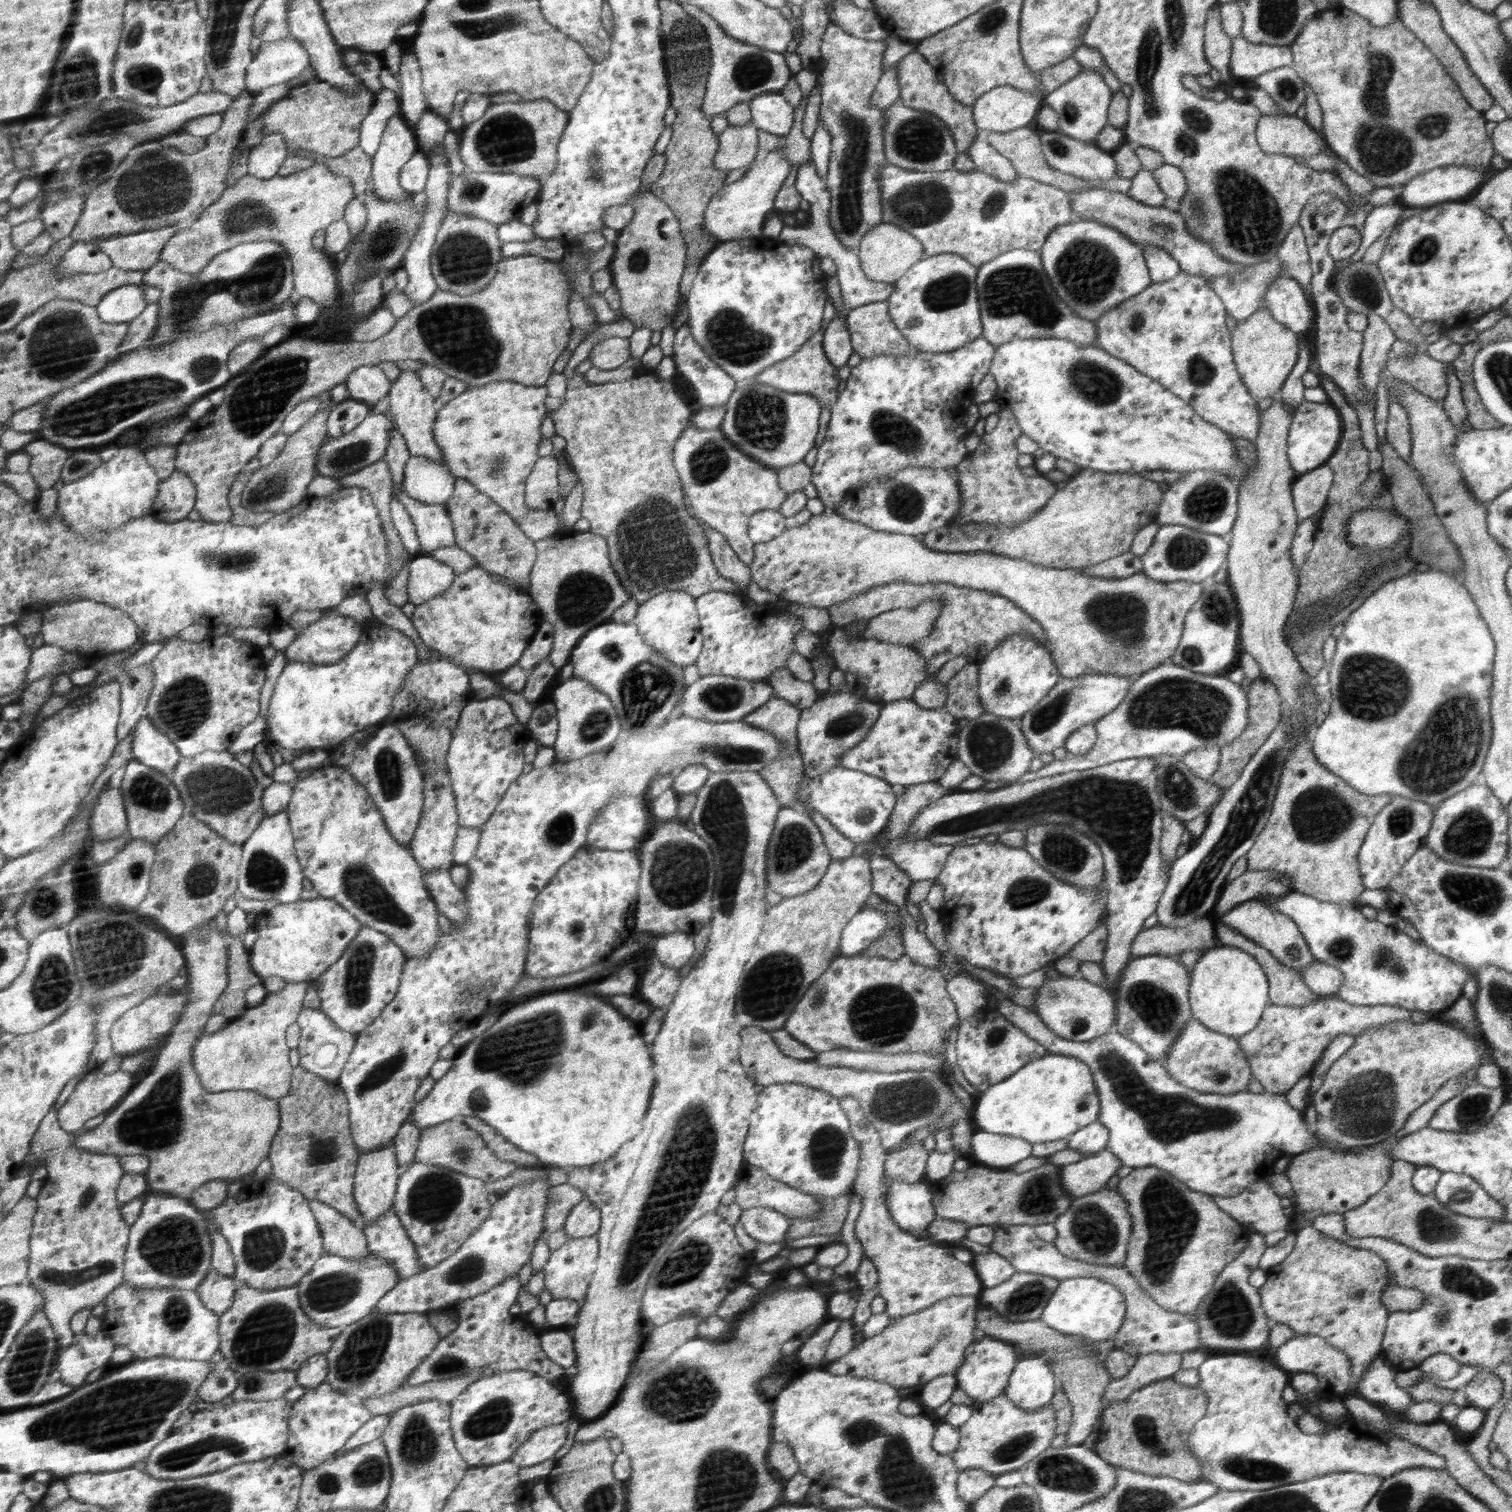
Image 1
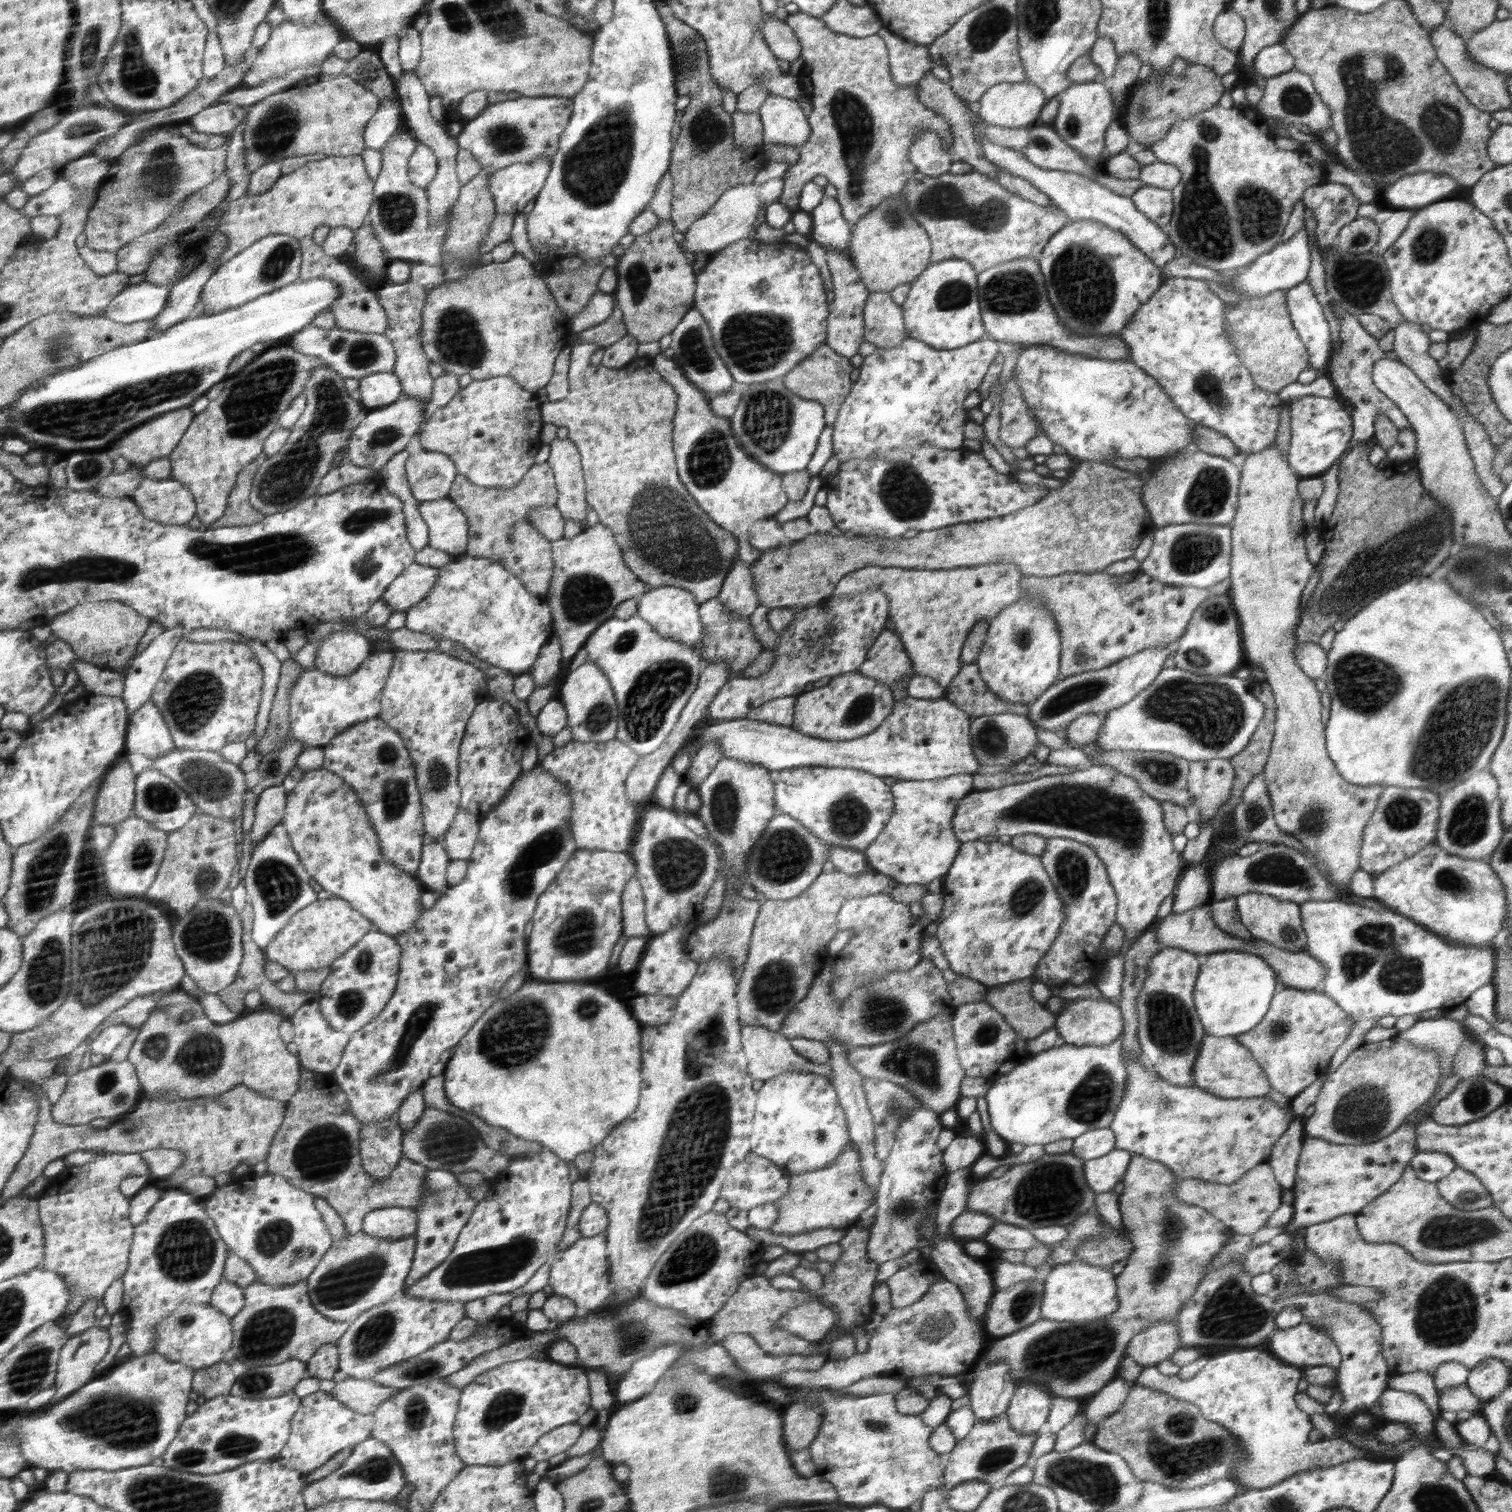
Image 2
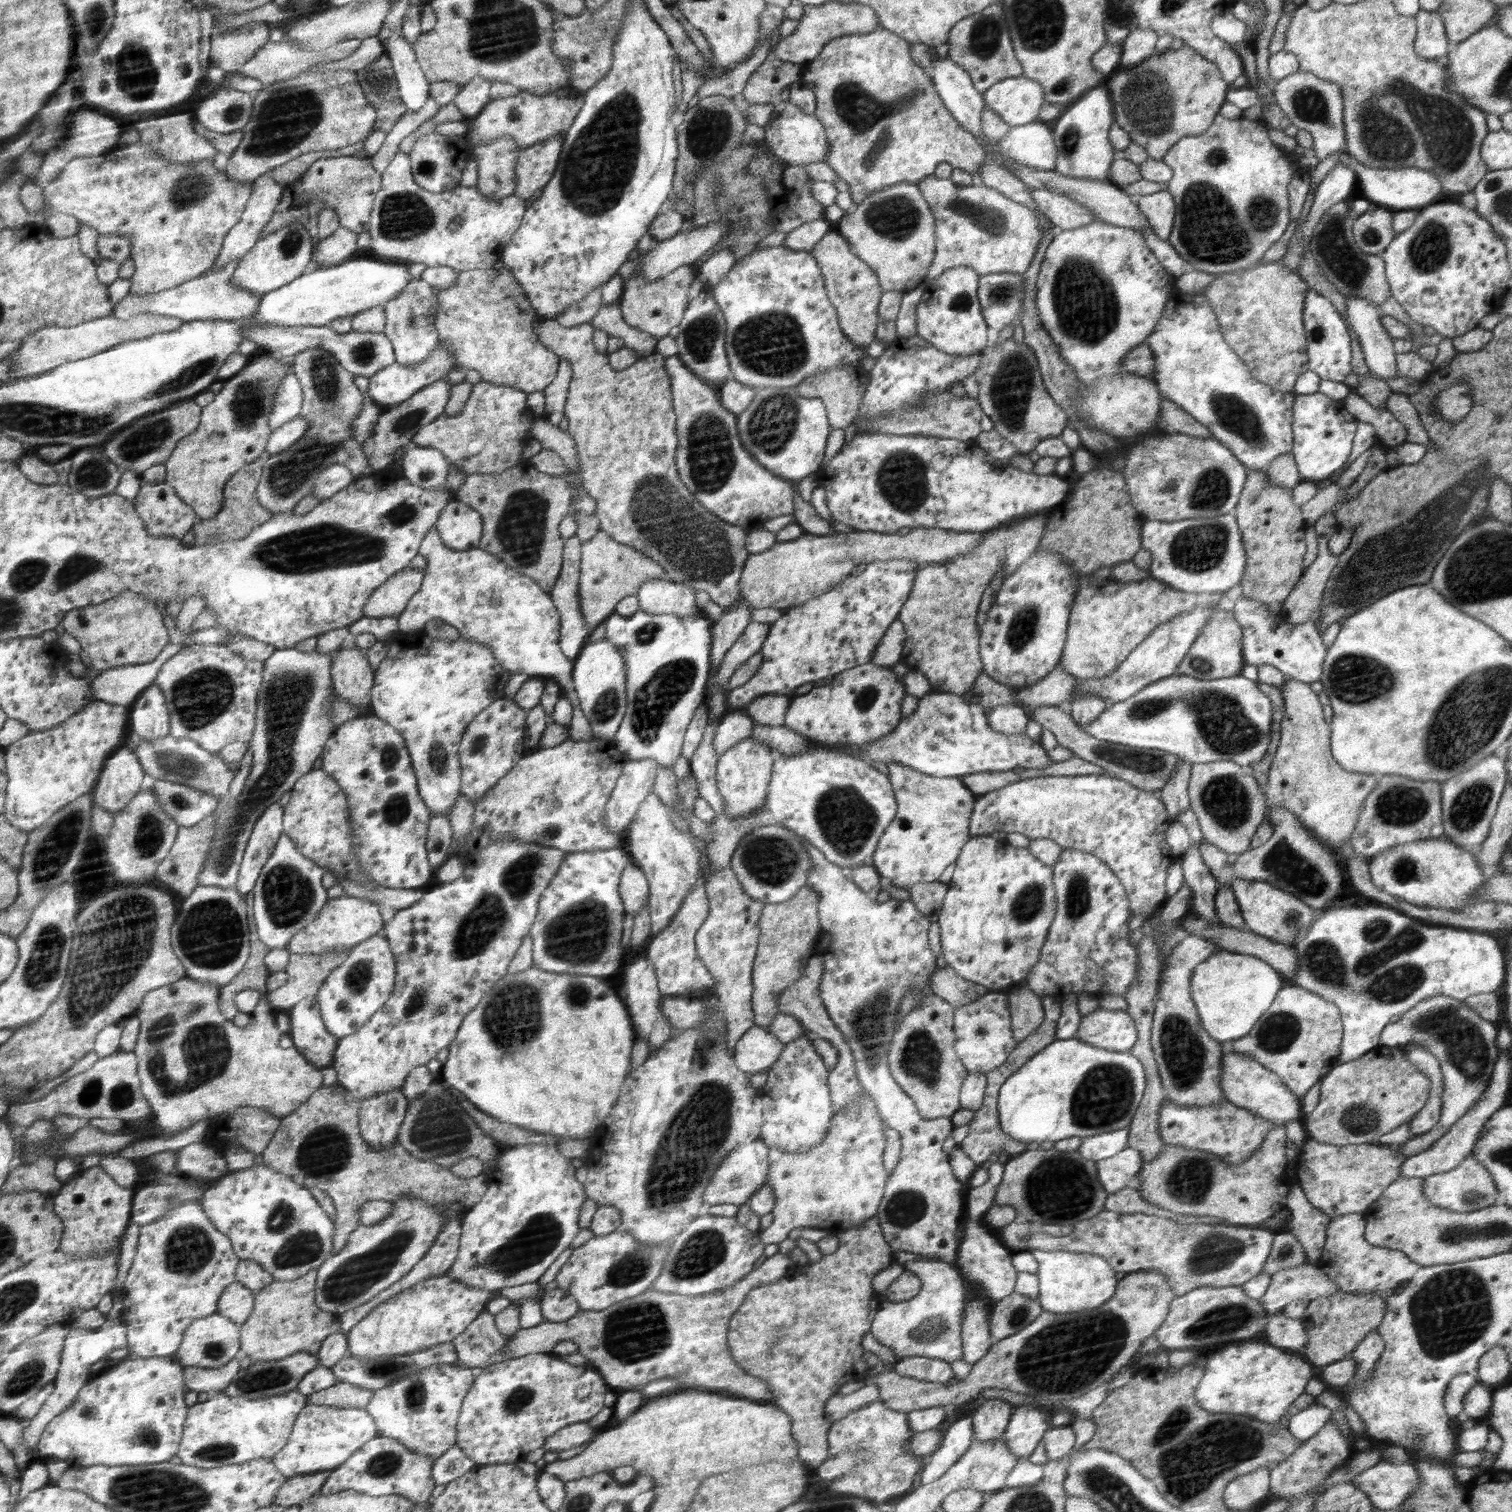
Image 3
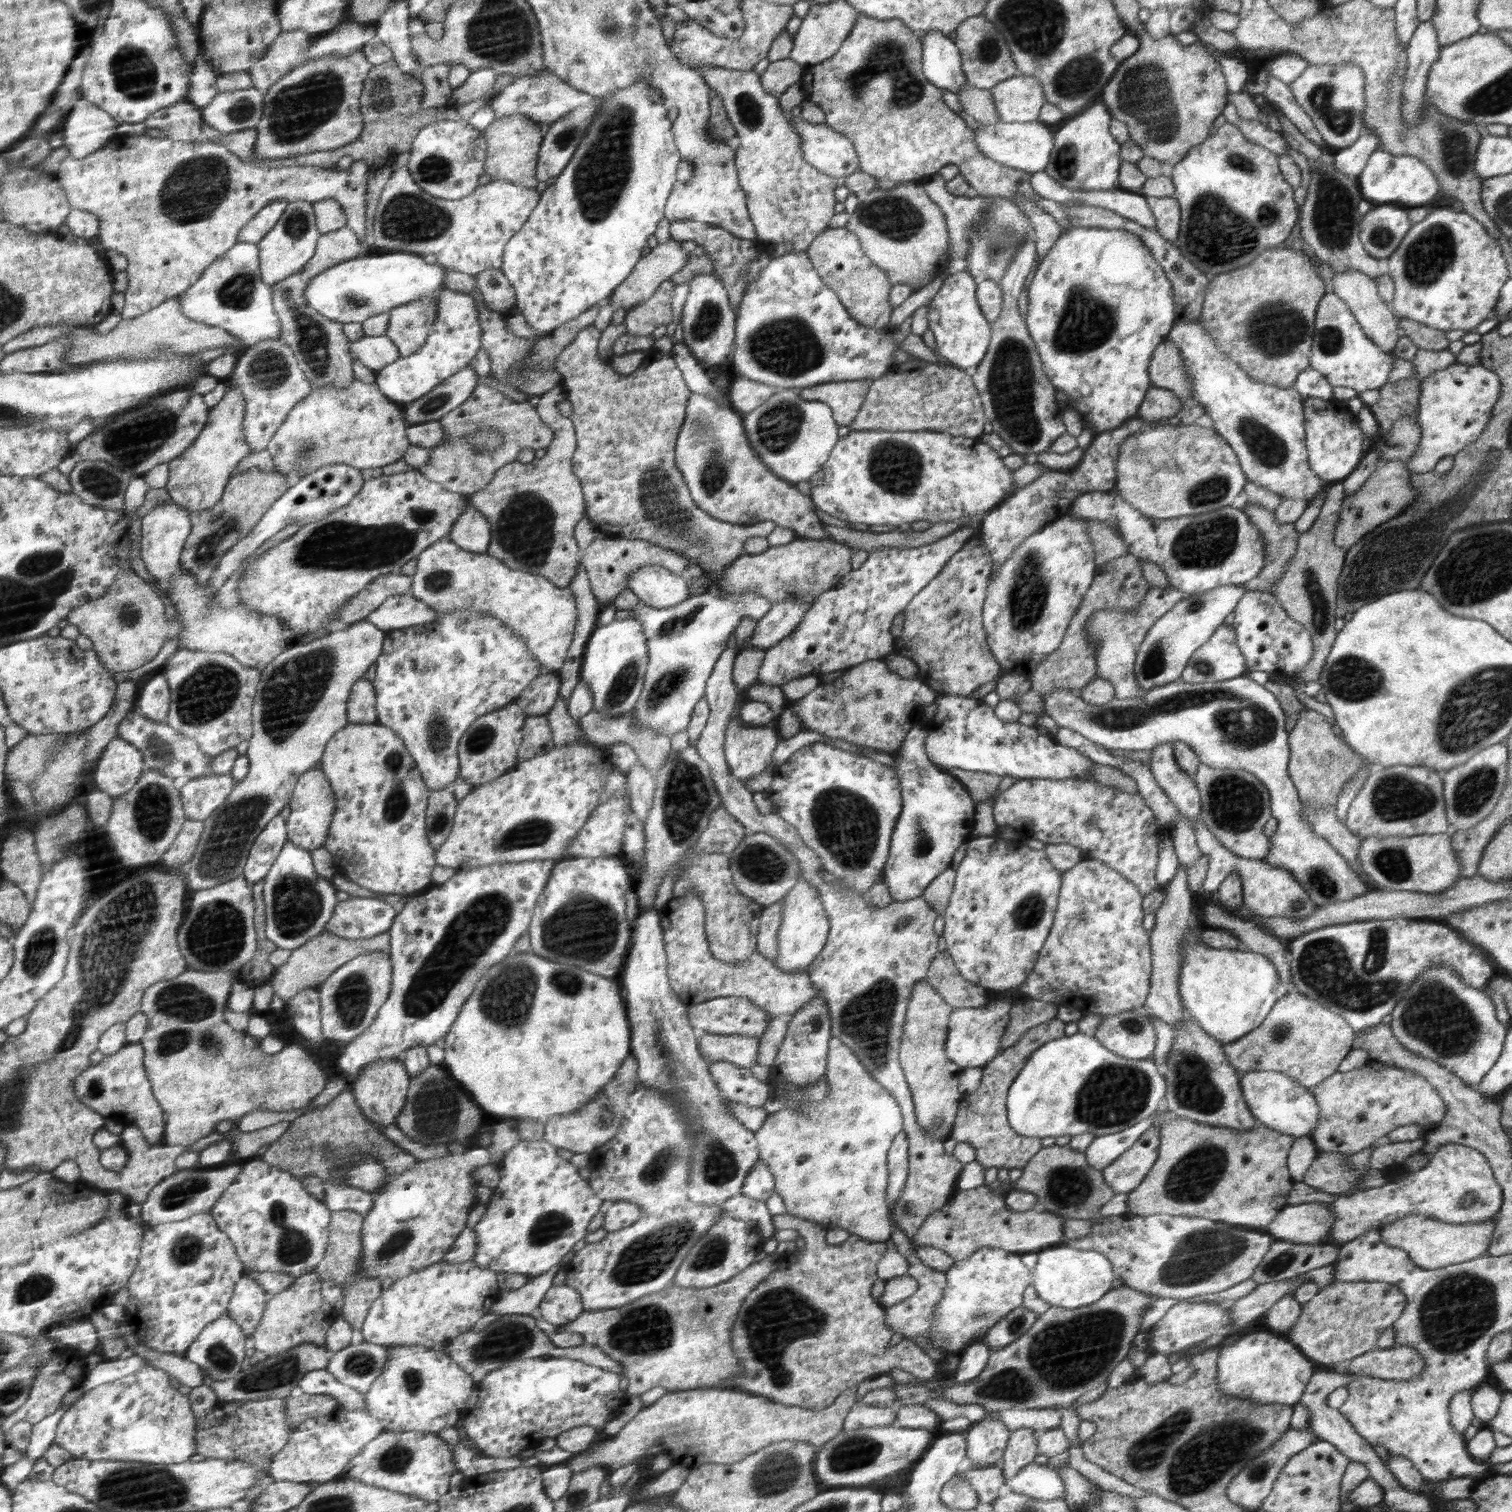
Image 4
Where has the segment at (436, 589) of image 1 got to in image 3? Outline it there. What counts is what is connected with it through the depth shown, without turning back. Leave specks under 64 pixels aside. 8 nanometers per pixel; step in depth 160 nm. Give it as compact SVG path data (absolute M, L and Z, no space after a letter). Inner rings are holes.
M406 567L392 575L377 588L365 604L364 616L370 618L398 617L409 604L409 600L424 582L424 570Z

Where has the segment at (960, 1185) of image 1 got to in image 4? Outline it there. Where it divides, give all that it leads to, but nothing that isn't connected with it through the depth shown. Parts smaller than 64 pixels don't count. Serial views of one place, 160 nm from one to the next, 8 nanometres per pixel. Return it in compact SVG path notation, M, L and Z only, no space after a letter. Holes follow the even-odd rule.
M1067 1145L1042 1147L1024 1167L1022 1176L1014 1182L1012 1191L1024 1191L1036 1197L1035 1208L1056 1213L1070 1220L1090 1221L1101 1213L1110 1200L1117 1196L1116 1190L1105 1184L1104 1174L1088 1164L1085 1153L1068 1148Z

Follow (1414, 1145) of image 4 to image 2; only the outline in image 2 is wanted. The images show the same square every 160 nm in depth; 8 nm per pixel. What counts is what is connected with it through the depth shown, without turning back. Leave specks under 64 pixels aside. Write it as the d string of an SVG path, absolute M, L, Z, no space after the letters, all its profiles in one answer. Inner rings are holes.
M1463 1028L1463 1043L1457 1050L1456 1057L1454 1057L1453 1072L1461 1080L1446 1098L1432 1107L1430 1117L1434 1122L1444 1126L1468 1124L1488 1116L1492 1111L1511 1099L1509 1088L1498 1085L1481 1074L1481 1070L1487 1065L1485 1063L1486 1050L1487 1048L1481 1040L1478 1040L1467 1028Z

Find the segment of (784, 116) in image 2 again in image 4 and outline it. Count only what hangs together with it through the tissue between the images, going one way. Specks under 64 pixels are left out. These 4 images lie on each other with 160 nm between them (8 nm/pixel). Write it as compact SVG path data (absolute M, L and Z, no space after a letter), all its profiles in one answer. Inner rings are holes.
M791 115L790 119L792 119L793 128L801 133L801 140L804 140L804 143L801 144L801 153L808 164L837 179L838 185L842 185L850 175L860 171L857 152L854 150L855 145L844 133L836 132L832 127L825 124L801 121Z

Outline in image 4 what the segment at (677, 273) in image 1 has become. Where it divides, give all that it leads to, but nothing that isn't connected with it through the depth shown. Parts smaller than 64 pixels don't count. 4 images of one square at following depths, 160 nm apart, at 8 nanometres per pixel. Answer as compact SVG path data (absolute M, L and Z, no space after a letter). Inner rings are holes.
M667 281L658 288L655 295L644 303L630 307L621 319L627 326L627 334L648 337L656 332L658 327L668 326L672 322L672 294L674 282Z

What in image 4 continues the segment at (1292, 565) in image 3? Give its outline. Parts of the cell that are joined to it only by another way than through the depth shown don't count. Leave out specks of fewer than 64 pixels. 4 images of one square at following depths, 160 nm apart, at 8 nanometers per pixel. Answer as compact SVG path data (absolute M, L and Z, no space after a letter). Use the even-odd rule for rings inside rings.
M1246 503L1243 511L1261 530L1261 538L1265 544L1265 563L1258 578L1258 591L1267 591L1285 573L1287 566L1297 551L1299 536L1294 523L1281 525L1277 523L1275 512L1259 507L1254 503Z

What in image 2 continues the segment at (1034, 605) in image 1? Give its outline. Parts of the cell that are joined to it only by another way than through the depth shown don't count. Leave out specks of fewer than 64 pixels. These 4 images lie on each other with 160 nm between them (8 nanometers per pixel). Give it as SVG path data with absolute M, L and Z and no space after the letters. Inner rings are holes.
M1140 569L1120 576L1110 576L1107 570L1043 577L1024 574L1021 591L1023 595L1039 596L1057 621L1061 635L1061 658L1060 674L1054 684L1074 675L1110 667L1137 652L1171 644L1184 634L1198 606L1210 596L1207 588L1169 585L1144 574Z

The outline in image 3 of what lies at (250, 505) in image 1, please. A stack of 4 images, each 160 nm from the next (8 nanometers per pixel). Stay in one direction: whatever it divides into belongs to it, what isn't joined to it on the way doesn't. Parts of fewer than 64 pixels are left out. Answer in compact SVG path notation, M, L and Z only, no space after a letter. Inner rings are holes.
M319 346L295 355L292 360L293 373L304 389L304 409L300 415L309 420L309 430L305 432L304 438L298 439L288 450L270 455L265 461L256 493L262 506L268 508L272 514L291 512L311 492L318 475L330 465L343 464L358 479L372 474L367 456L361 451L359 442L356 442L351 433L351 426L363 407L362 392L354 384L355 374L344 369L332 353L326 353Z

